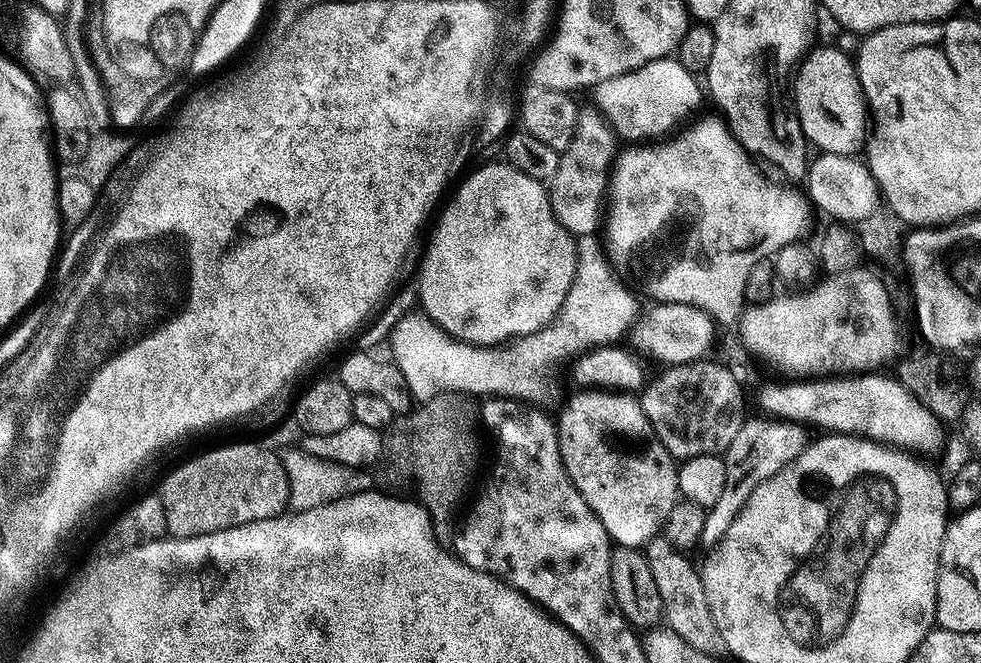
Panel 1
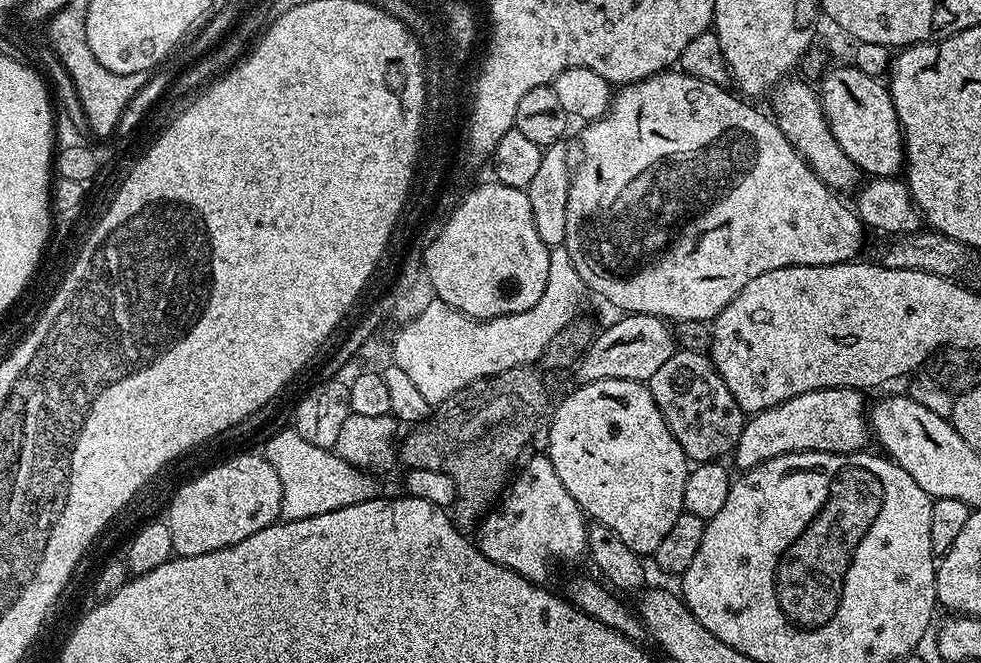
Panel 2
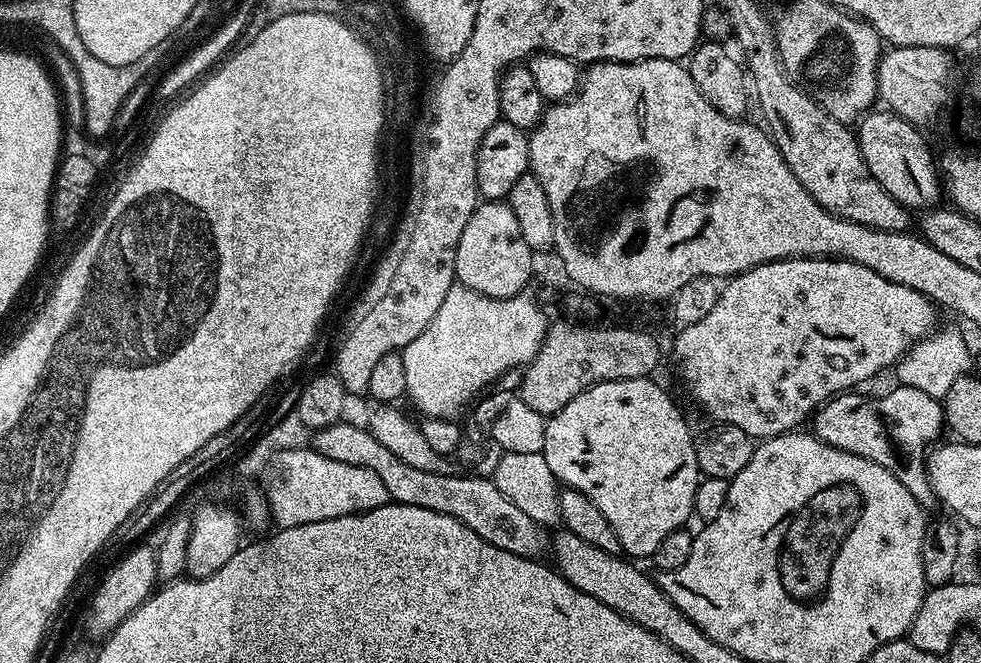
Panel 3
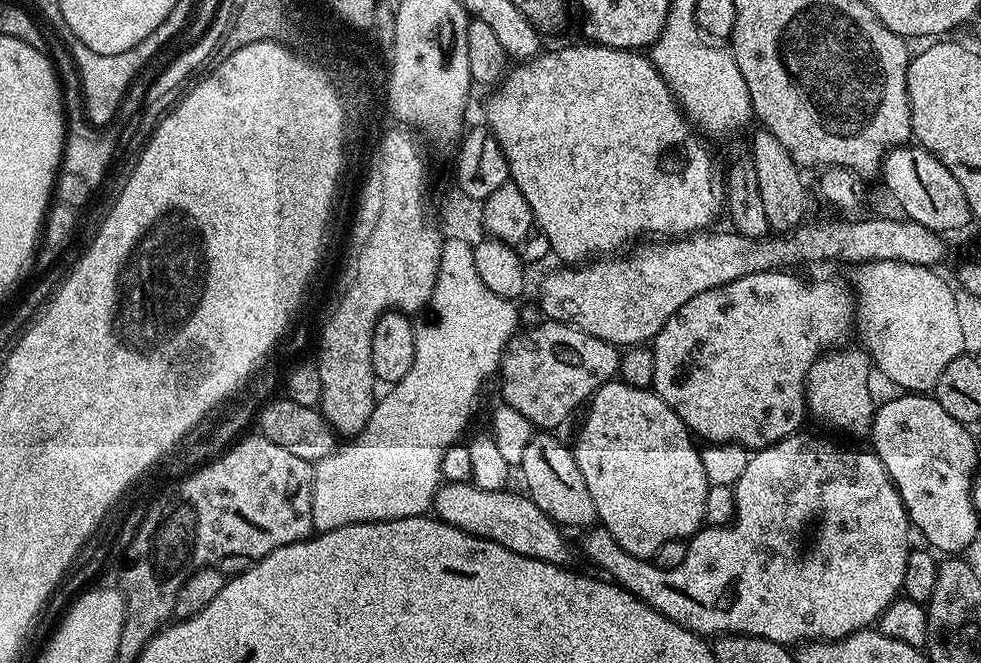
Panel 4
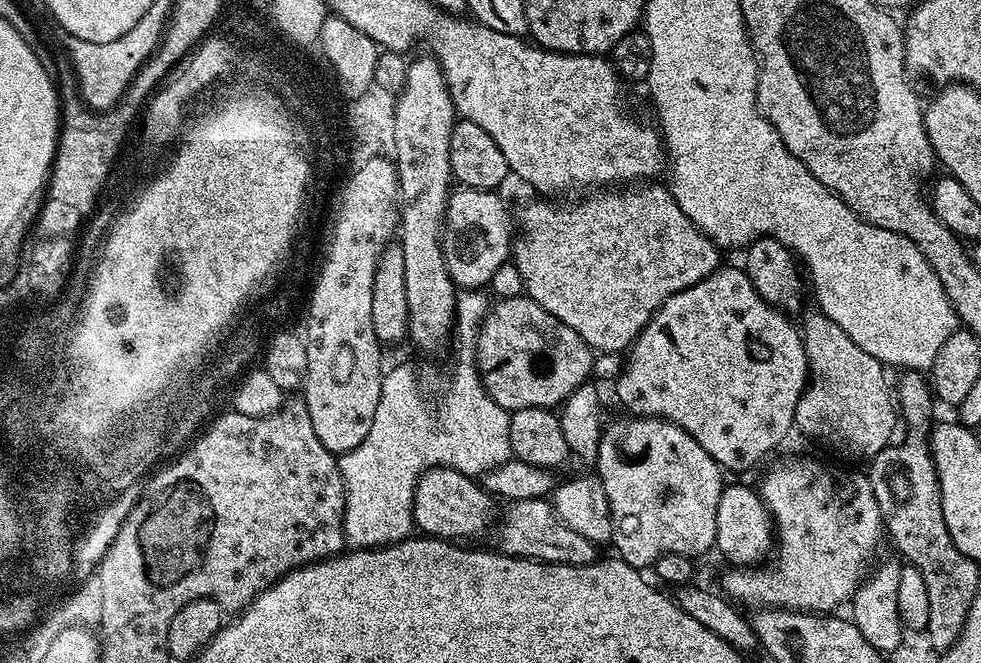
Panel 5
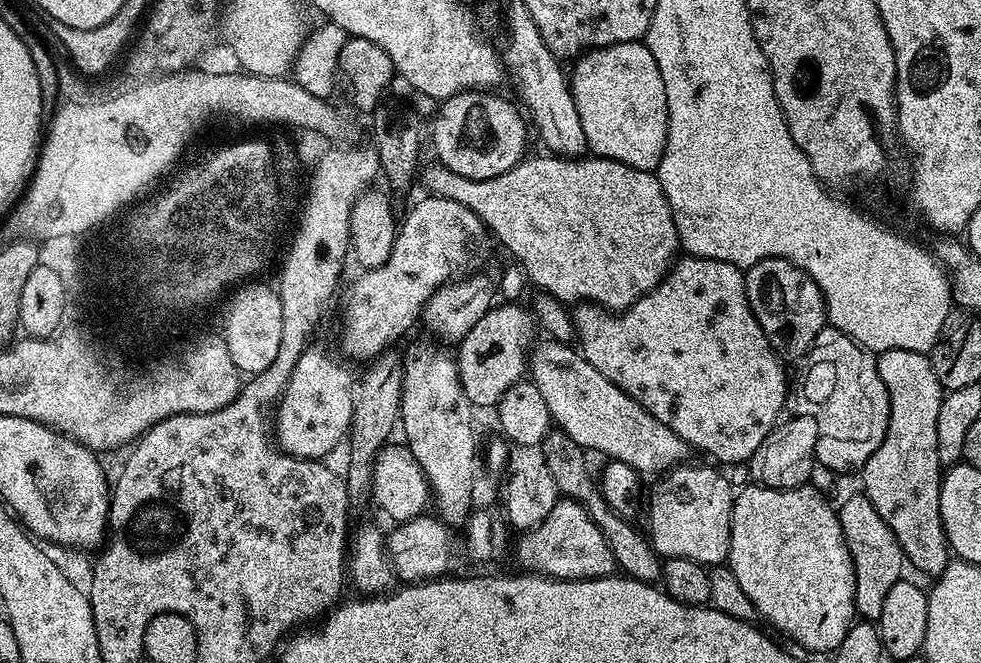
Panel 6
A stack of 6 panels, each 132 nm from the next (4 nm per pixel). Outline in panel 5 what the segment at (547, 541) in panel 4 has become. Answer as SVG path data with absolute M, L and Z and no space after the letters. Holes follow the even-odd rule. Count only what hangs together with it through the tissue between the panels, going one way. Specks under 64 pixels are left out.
M431 468L420 476L416 487L416 501L412 507L415 527L425 536L449 542L463 541L463 536L476 536L493 523L494 496L485 492L473 477L458 468Z

